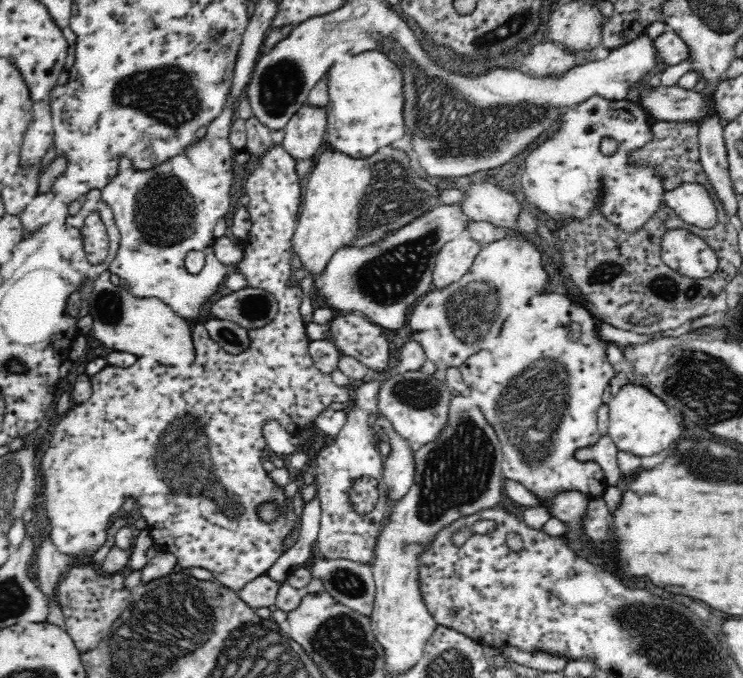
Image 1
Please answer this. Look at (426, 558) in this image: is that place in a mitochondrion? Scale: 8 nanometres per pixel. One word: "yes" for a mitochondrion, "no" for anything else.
no

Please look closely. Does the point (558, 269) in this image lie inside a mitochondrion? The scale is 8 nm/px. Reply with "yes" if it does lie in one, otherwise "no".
no

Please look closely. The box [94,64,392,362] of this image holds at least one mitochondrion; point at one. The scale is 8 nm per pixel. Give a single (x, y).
(164, 214)

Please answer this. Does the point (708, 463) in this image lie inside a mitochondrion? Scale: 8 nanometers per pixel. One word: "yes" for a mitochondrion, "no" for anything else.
yes

